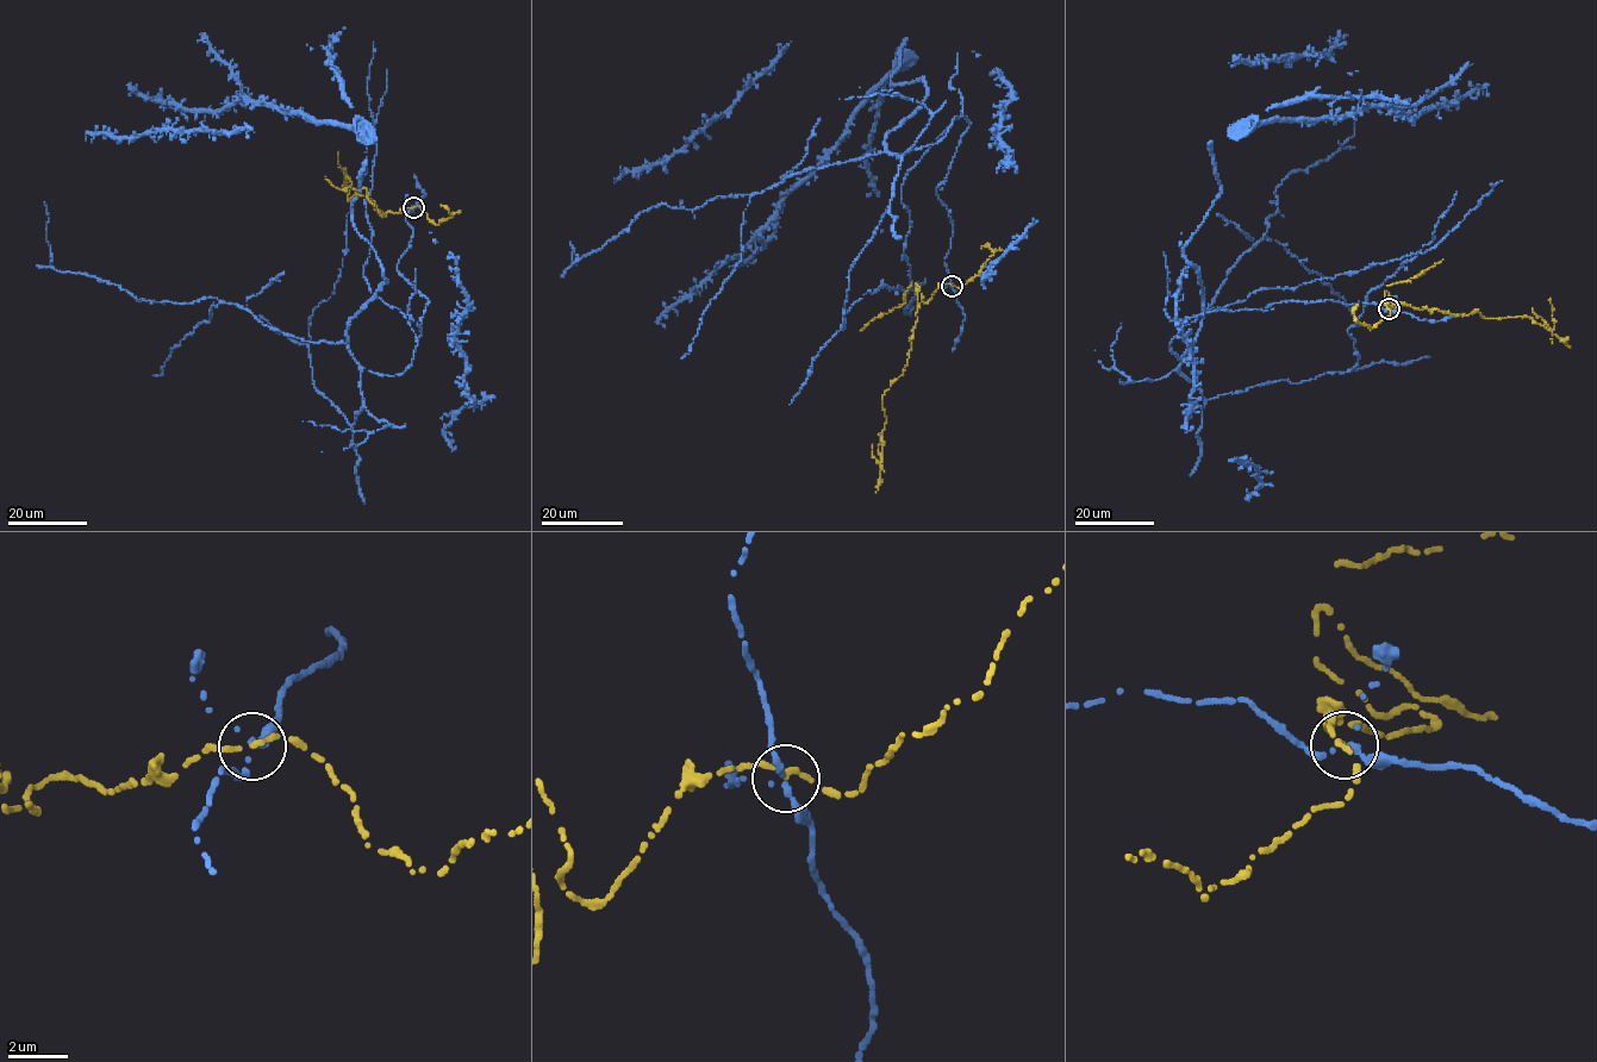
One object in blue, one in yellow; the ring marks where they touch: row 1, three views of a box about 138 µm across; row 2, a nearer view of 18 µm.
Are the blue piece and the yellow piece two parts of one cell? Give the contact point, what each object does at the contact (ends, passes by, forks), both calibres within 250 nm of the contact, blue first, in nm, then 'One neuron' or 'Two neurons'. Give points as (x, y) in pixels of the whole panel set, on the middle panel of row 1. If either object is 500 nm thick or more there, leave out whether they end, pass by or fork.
Place: (952, 286). At the ring blue passes by. At the ring yellow ends. Thickness 180 nm (blue) against 220 nm. Two neurons

